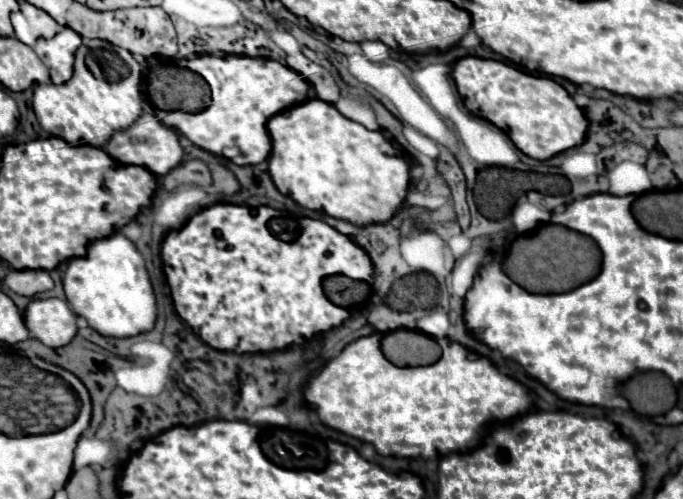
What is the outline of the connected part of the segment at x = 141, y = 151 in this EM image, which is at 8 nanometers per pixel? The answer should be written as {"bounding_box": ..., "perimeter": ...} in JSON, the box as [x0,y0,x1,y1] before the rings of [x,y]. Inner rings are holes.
{"bounding_box":[104,114,182,176],"perimeter":[[[142,114],[130,128],[116,132],[112,136],[112,140],[104,146],[104,150],[116,162],[142,166],[156,176],[164,176],[166,172],[176,168],[176,164],[180,164],[180,160],[182,160],[182,146],[178,142],[178,134],[172,128],[166,128],[164,124],[160,124],[156,120],[156,116],[152,116],[152,114]]]}

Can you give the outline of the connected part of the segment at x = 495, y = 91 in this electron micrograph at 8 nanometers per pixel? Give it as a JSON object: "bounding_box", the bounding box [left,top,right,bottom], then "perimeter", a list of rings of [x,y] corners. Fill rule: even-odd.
{"bounding_box":[452,56,586,160],"perimeter":[[[466,56],[466,58],[456,60],[452,66],[452,78],[458,86],[458,92],[464,100],[464,104],[476,116],[480,116],[480,118],[492,122],[494,126],[498,126],[500,130],[504,130],[510,136],[510,140],[530,158],[548,160],[558,152],[564,152],[572,146],[582,144],[582,140],[584,140],[584,134],[586,134],[584,112],[574,104],[570,94],[560,84],[556,84],[552,78],[532,76],[532,74],[520,72],[504,62],[482,60],[482,58],[474,58],[474,56]]]}

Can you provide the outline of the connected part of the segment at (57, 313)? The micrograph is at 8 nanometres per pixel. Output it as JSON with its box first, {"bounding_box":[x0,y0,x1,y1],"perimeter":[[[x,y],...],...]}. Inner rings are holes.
{"bounding_box":[24,298,78,348],"perimeter":[[[60,298],[32,300],[24,312],[24,322],[30,338],[44,342],[50,348],[66,346],[78,332],[76,314],[68,302]]]}

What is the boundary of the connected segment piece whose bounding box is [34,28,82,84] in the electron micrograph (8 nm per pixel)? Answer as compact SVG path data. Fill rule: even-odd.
M62 28L54 38L46 40L40 38L34 46L34 52L38 58L48 66L50 78L54 84L64 84L72 78L72 64L74 64L74 52L82 44L82 38L70 30Z

